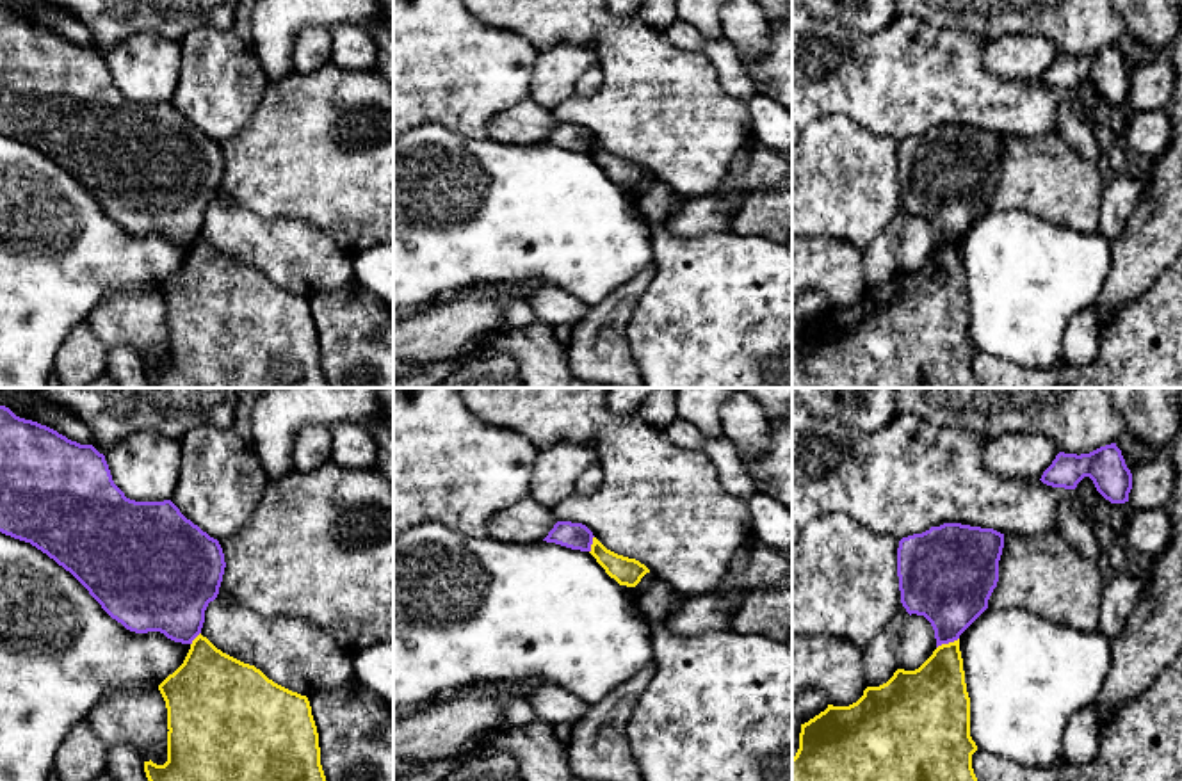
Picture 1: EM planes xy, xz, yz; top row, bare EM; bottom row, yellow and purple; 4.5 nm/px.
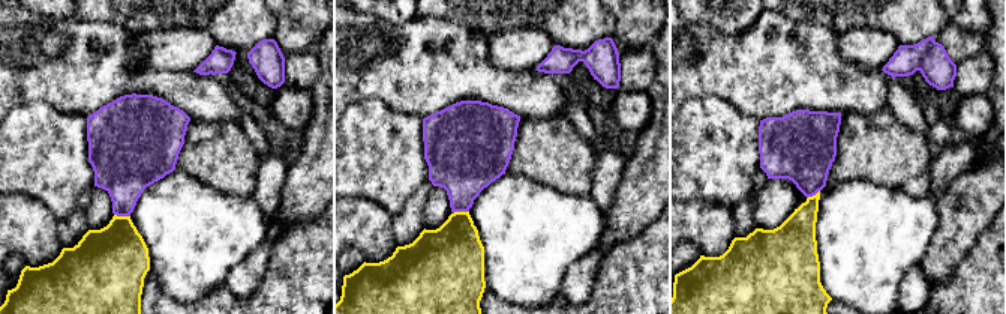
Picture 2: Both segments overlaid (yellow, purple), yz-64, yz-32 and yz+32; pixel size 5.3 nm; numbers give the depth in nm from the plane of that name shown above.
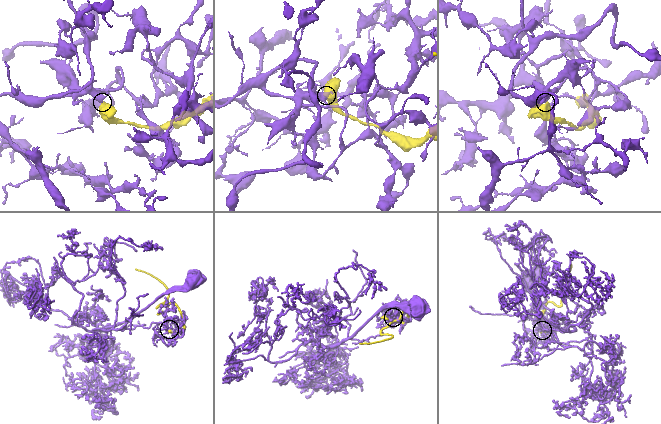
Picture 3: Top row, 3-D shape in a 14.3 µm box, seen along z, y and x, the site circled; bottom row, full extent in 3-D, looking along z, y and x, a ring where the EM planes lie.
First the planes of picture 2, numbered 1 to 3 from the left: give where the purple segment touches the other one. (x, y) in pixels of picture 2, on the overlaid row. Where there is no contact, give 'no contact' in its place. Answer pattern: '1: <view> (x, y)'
1: yz-64 (122, 217)
2: yz-32 (461, 212)
3: yz+32 (813, 196)

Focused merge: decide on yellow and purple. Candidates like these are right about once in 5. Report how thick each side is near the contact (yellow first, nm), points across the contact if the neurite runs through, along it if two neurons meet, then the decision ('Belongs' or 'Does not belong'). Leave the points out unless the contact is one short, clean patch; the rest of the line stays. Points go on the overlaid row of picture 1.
Thickness 300 nm (yellow) against 360 nm. Boundary: yz (958, 637), (937, 648). Does not belong

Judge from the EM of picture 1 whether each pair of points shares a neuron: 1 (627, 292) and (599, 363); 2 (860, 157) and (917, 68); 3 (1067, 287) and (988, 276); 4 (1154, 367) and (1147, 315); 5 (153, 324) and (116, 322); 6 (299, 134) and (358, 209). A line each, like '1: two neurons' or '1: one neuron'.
1: one neuron
2: two neurons
3: one neuron
4: one neuron
5: one neuron
6: one neuron

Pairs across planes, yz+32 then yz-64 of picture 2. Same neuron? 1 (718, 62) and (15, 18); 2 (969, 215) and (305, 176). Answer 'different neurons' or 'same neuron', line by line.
1: same neuron
2: same neuron

